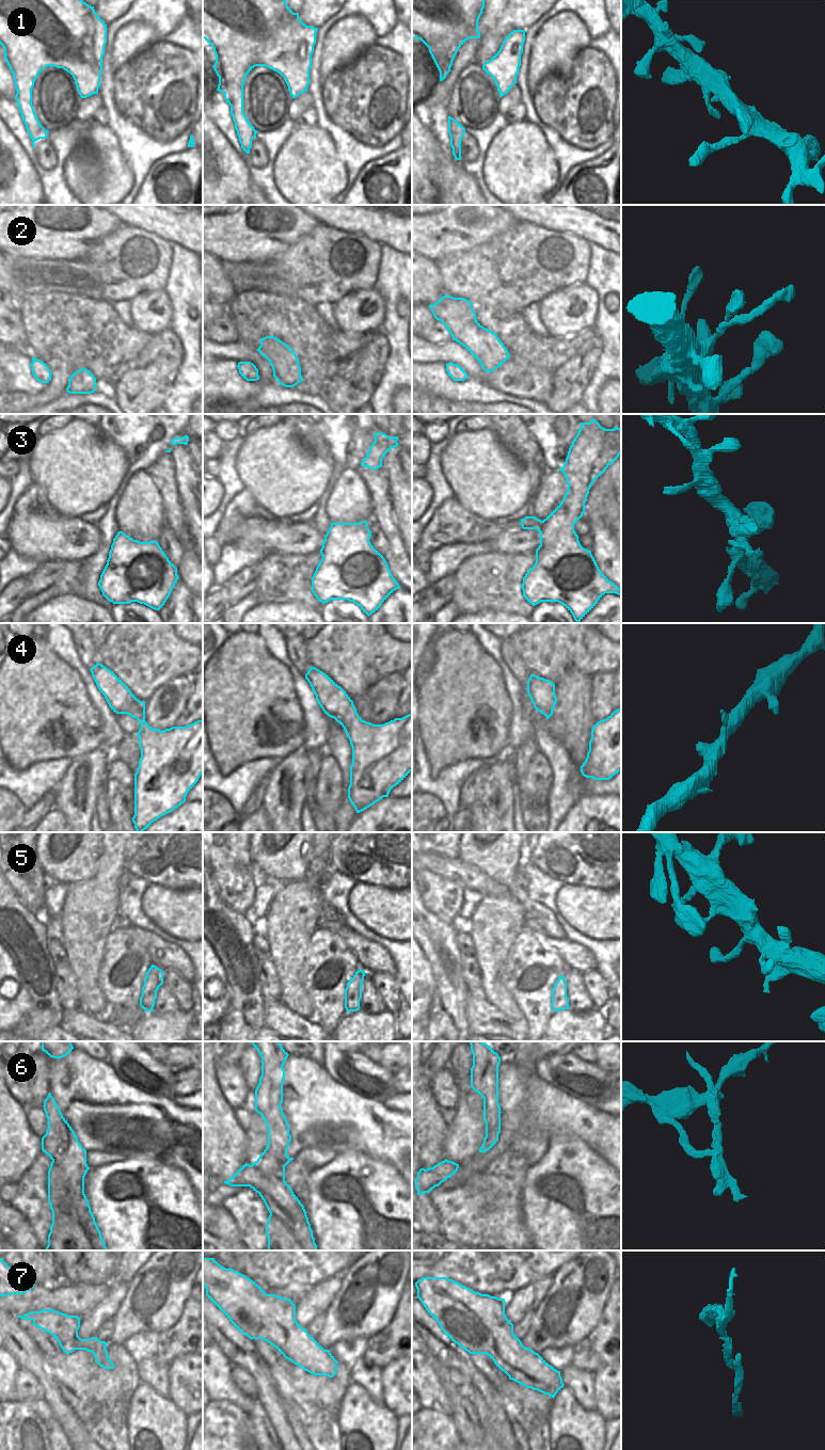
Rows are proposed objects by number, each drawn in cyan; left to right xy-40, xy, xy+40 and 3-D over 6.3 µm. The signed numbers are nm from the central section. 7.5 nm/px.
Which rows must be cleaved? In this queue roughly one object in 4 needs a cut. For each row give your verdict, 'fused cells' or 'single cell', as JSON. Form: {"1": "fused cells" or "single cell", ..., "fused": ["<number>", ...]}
{"1": "single cell", "2": "single cell", "3": "single cell", "4": "single cell", "5": "single cell", "6": "single cell", "7": "single cell", "fused": []}

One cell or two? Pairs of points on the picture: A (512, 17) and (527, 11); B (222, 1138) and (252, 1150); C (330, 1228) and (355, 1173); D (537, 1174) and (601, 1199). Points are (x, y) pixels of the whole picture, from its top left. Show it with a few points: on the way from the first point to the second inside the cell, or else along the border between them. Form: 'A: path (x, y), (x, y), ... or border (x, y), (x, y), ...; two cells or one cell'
A: path (516, 16), (524, 11); one cell
B: border (246, 1133), (247, 1162); two cells
C: path (348, 1228), (362, 1214), (365, 1191); one cell
D: path (553, 1168), (559, 1163), (585, 1185); one cell

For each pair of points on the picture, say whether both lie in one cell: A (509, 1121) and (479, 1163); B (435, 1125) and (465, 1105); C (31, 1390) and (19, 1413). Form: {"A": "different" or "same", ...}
{"A": "same", "B": "different", "C": "different"}

